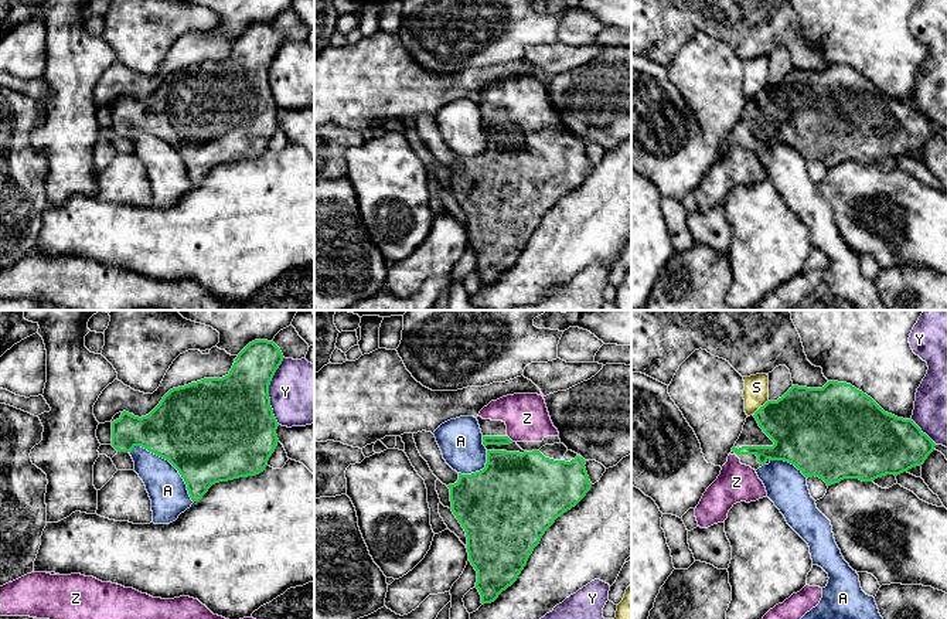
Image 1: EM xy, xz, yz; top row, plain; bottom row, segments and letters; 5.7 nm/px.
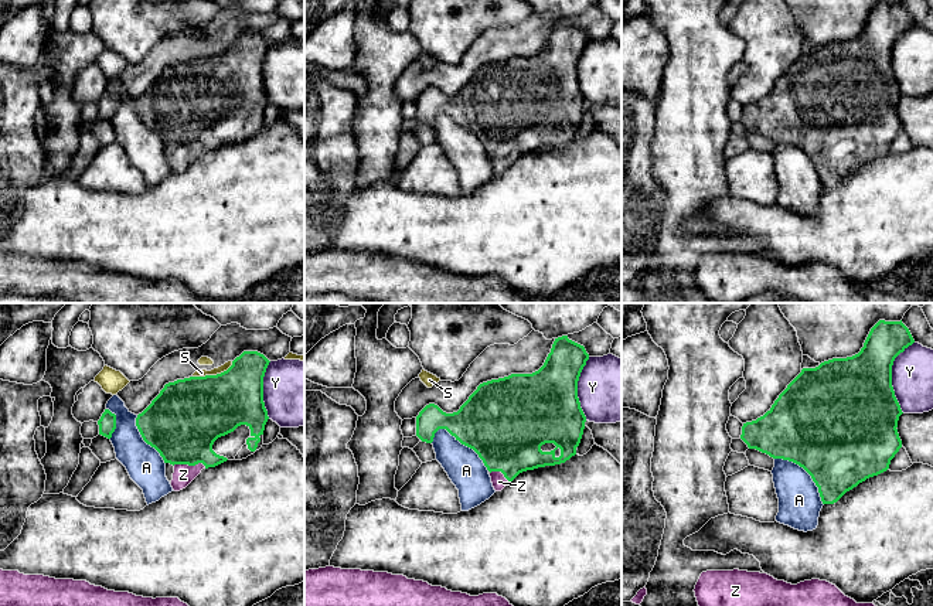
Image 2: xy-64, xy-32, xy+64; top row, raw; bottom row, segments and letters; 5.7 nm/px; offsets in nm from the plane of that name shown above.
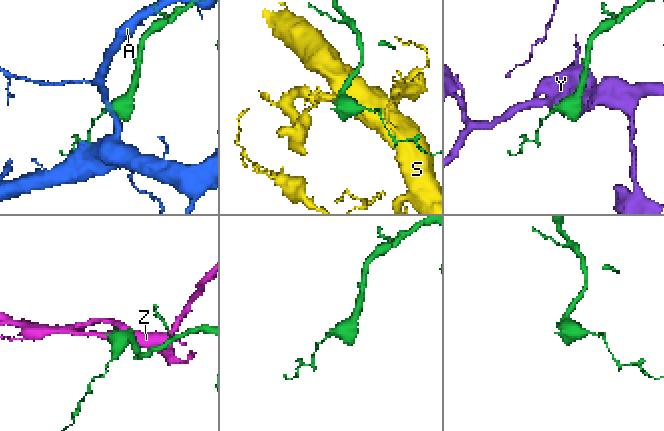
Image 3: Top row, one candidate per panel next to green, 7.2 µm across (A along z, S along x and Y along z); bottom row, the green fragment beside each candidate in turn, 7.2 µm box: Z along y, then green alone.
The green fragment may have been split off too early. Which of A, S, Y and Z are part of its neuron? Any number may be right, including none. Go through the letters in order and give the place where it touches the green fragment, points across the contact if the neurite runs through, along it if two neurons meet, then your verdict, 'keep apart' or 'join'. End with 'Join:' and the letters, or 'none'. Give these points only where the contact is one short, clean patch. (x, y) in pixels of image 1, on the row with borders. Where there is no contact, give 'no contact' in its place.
A: contact xy (169, 461); keep apart
S: contact yz (759, 408); keep apart
Y: contact xy (268, 391); keep apart
Z: contact xz (508, 438); join
Join: Z

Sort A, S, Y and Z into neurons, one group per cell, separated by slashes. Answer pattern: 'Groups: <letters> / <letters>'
Groups: A / S / Y / Z

